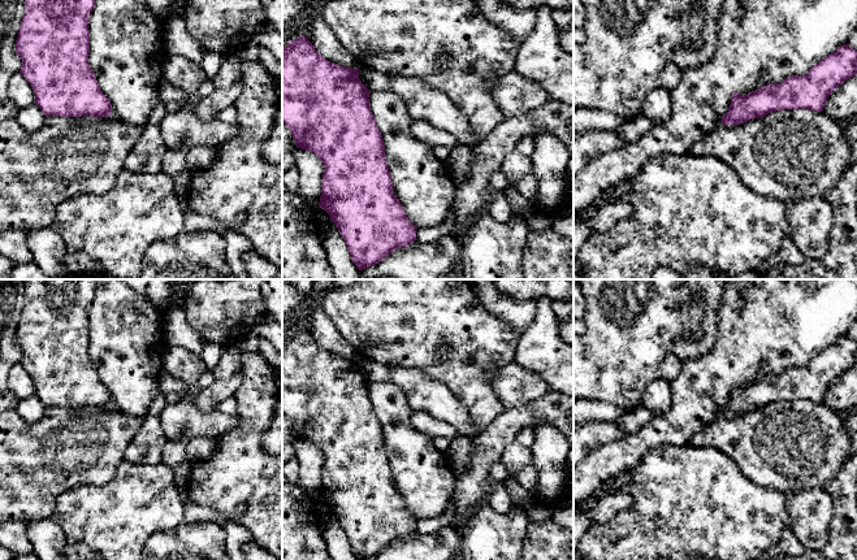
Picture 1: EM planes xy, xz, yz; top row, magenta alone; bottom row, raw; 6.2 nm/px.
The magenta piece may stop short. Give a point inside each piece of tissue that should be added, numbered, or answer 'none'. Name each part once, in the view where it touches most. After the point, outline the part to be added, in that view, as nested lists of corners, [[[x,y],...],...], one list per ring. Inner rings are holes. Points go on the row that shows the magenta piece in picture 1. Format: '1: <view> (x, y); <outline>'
none

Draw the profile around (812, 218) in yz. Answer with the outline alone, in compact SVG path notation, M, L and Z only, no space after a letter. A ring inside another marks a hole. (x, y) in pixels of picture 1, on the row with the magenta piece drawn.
M823 196L785 201L792 239L805 260L819 260L828 251L834 210Z

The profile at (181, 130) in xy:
M185 105L177 112L168 112L160 125L161 136L166 151L187 152L195 146L217 148L229 138L239 133L239 127L225 123L217 118L199 120L194 109Z

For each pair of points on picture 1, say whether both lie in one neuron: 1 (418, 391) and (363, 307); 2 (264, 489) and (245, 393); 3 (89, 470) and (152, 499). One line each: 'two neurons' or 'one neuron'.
1: two neurons
2: one neuron
3: two neurons

